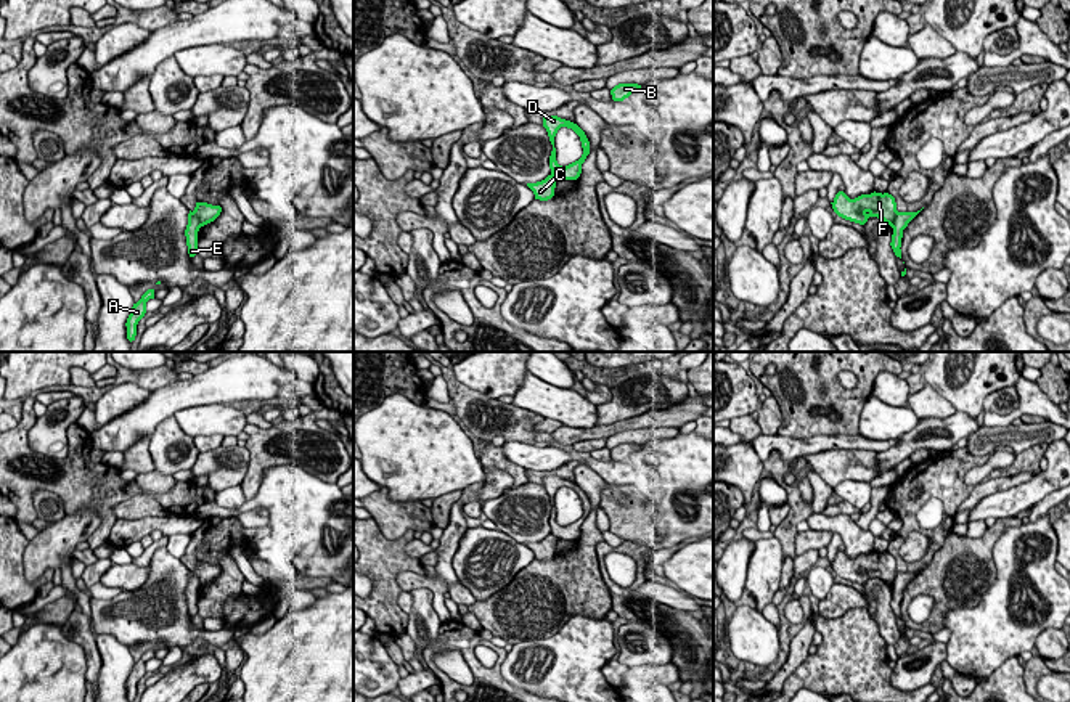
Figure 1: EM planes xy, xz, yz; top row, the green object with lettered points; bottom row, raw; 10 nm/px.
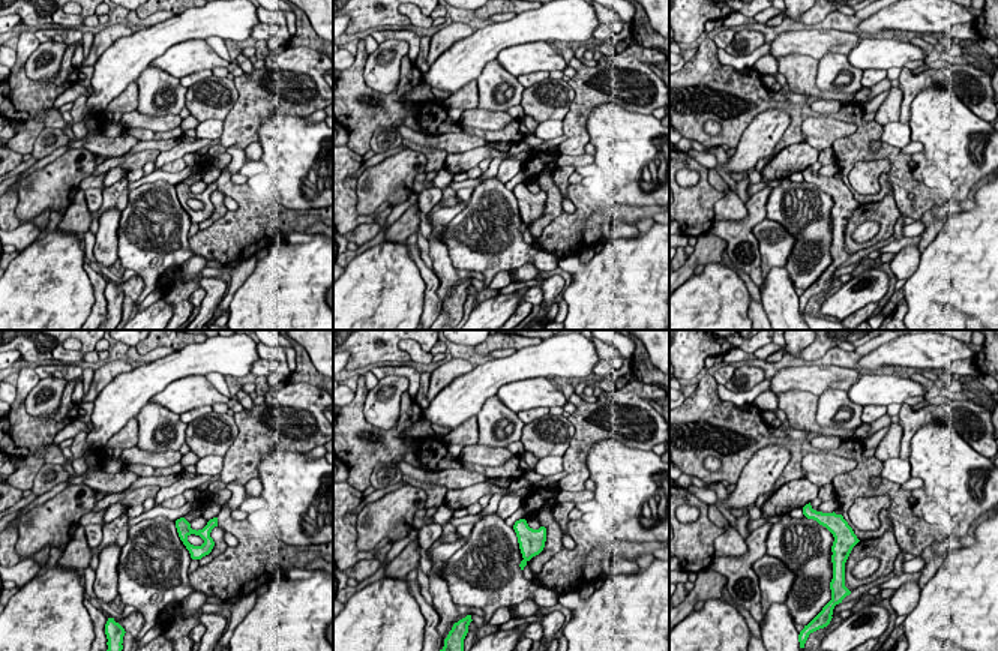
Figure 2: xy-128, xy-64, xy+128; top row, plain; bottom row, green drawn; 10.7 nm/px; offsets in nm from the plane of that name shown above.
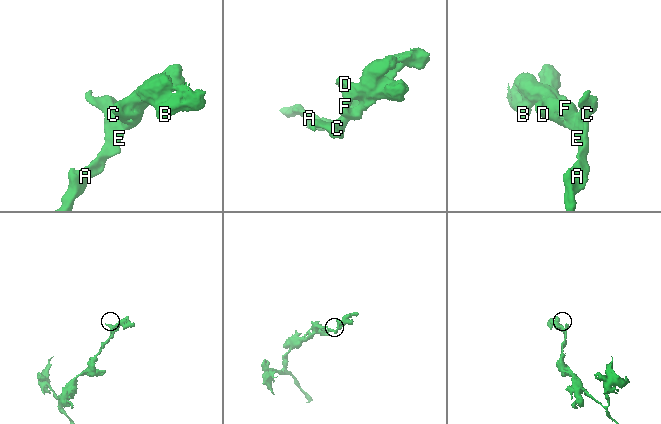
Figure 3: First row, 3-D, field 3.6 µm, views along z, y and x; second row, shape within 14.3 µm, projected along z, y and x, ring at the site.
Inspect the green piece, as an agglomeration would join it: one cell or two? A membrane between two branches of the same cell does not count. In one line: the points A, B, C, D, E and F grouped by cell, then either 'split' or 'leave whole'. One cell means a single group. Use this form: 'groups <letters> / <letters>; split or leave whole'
groups A C E / B D F; split

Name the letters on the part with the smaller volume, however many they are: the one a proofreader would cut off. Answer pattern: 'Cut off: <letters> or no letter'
Cut off: B, D, F

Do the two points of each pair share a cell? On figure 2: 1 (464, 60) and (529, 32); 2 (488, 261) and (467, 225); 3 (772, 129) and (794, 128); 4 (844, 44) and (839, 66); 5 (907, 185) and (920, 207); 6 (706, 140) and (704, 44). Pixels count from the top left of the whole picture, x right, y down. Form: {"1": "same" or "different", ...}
{"1": "same", "2": "same", "3": "different", "4": "different", "5": "same", "6": "same"}

